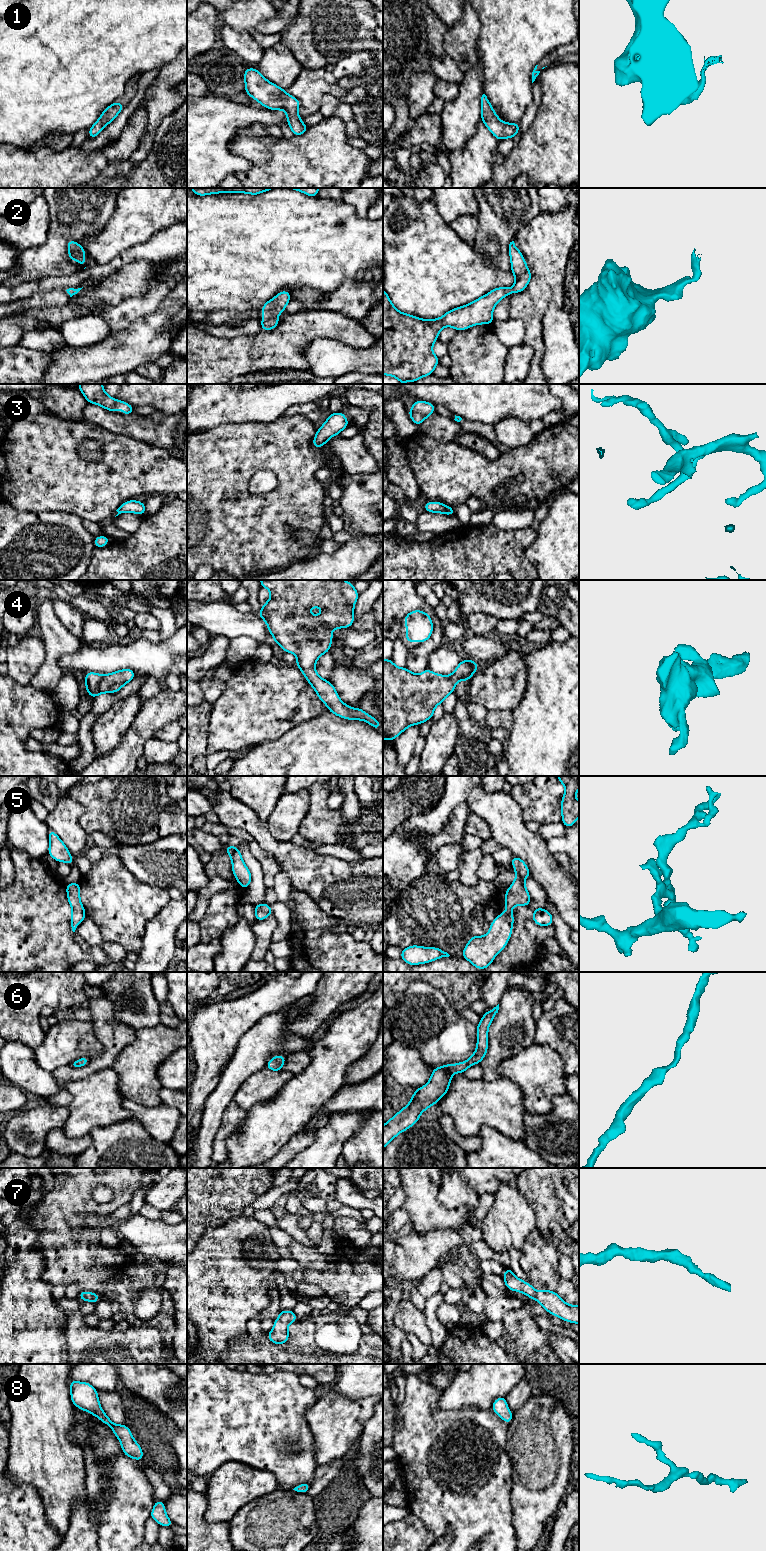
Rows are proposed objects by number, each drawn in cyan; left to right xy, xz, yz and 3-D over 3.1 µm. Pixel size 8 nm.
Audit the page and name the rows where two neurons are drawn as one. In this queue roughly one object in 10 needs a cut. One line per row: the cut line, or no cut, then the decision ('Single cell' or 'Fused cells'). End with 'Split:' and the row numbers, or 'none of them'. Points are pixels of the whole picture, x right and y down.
1: No split. Single cell
2: No split. Single cell
3: No split. Single cell
4: No split. Single cell
5: No split. Single cell
6: No split. Single cell
7: No split. Single cell
8: No split. Single cell
Split: none of them

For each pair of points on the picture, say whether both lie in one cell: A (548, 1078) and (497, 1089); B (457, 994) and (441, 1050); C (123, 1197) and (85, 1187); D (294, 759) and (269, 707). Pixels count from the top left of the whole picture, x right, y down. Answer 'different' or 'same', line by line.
A: different
B: different
C: same
D: different

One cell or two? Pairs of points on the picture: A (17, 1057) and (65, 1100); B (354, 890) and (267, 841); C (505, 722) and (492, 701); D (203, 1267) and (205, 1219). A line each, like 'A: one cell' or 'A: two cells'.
A: two cells
B: one cell
C: two cells
D: two cells

